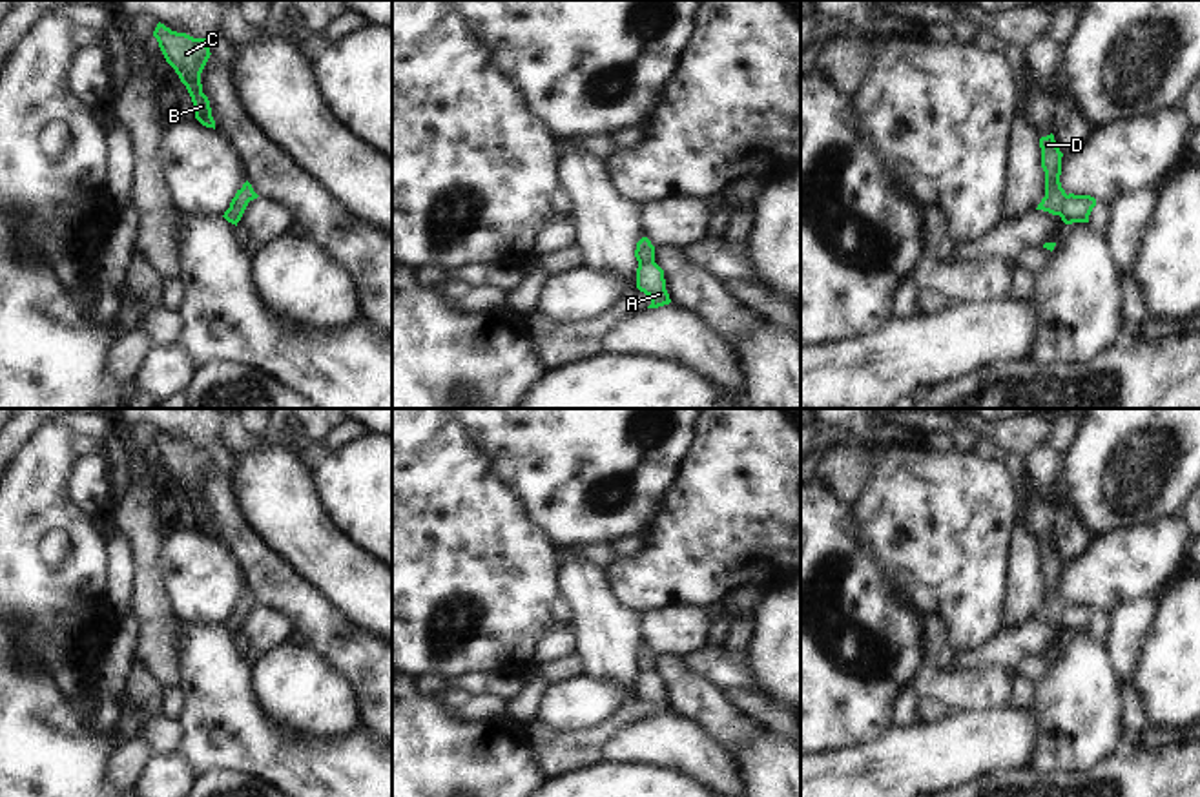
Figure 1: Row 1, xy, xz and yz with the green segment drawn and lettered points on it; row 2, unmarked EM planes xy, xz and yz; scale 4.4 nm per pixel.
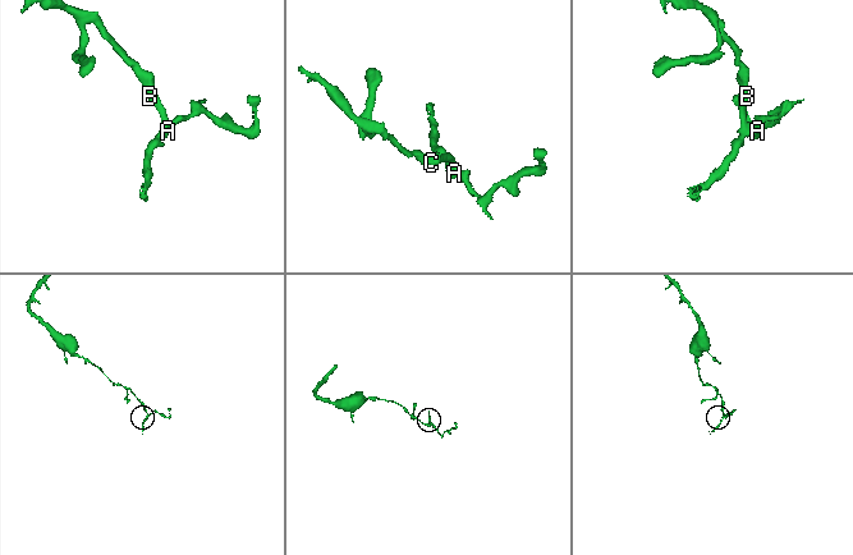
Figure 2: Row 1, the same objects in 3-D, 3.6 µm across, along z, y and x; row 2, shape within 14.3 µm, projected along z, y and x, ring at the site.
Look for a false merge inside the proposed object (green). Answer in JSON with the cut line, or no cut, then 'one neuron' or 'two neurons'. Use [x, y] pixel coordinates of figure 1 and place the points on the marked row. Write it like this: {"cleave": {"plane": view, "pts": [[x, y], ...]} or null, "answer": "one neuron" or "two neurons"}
{"cleave": null, "answer": "one neuron"}

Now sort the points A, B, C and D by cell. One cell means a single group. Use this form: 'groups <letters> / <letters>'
groups A B C D

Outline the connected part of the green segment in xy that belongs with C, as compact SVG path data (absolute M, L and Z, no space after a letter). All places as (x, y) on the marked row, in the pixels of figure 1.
M160 22L157 24L153 36L157 38L166 62L186 86L195 108L195 119L202 126L215 129L210 100L202 93L201 84L201 73L212 55L206 38L193 38L186 33L171 31Z

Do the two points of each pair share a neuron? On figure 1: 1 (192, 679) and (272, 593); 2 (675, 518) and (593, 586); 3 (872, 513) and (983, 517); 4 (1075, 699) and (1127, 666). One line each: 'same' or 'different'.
1: different
2: different
3: same
4: different

